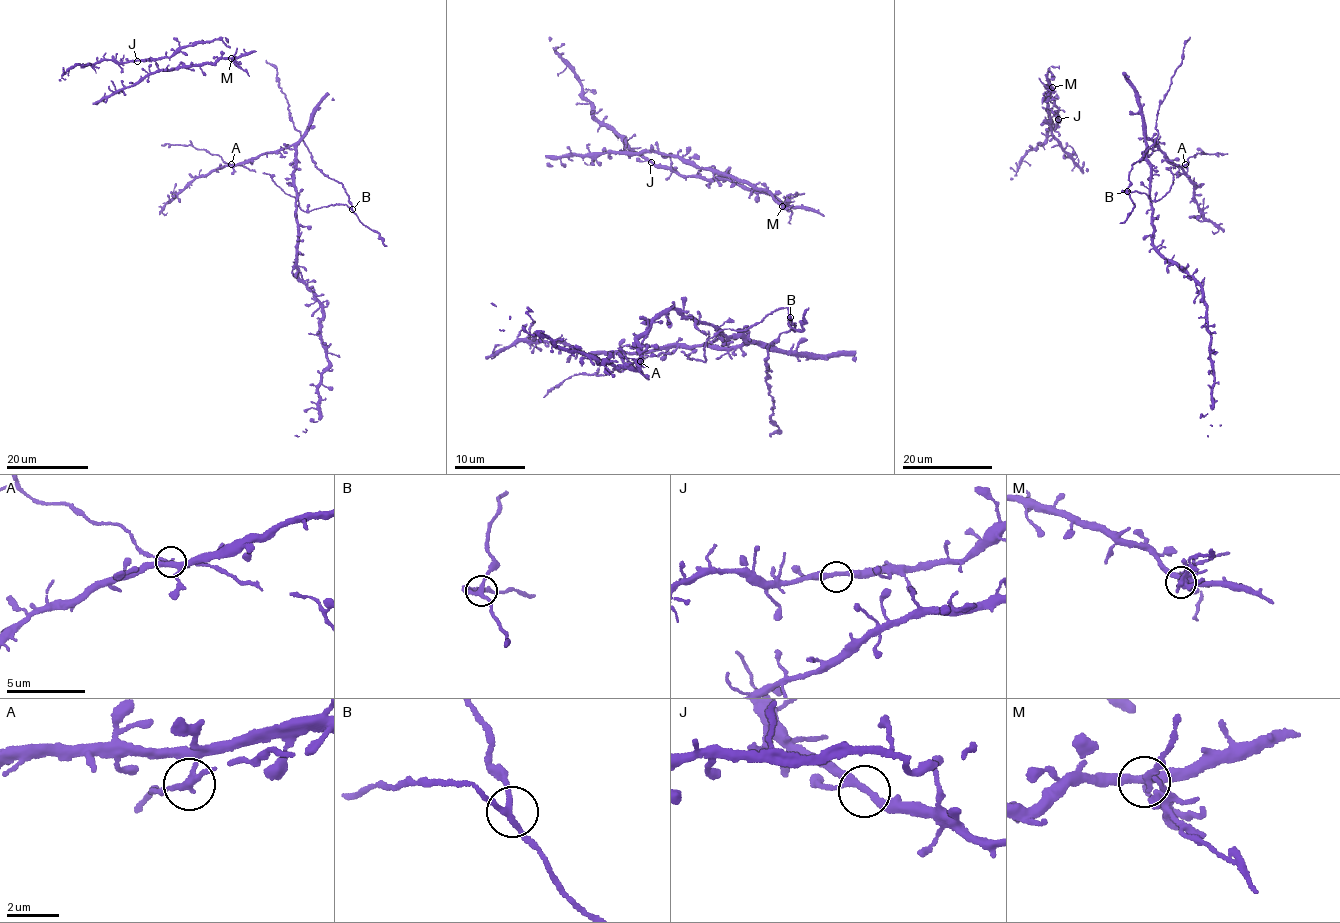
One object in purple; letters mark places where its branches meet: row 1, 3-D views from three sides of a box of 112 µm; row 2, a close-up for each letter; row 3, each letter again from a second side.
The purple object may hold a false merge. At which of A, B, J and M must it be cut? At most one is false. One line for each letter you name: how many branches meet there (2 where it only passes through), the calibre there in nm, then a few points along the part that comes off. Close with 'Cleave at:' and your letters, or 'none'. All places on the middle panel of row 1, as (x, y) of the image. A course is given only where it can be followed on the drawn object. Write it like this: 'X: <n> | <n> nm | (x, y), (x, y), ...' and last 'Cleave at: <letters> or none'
Cleave at: none

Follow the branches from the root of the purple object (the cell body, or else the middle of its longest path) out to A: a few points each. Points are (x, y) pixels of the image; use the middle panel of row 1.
A: (719, 347), (705, 345), (651, 350), (644, 352), (640, 361)

